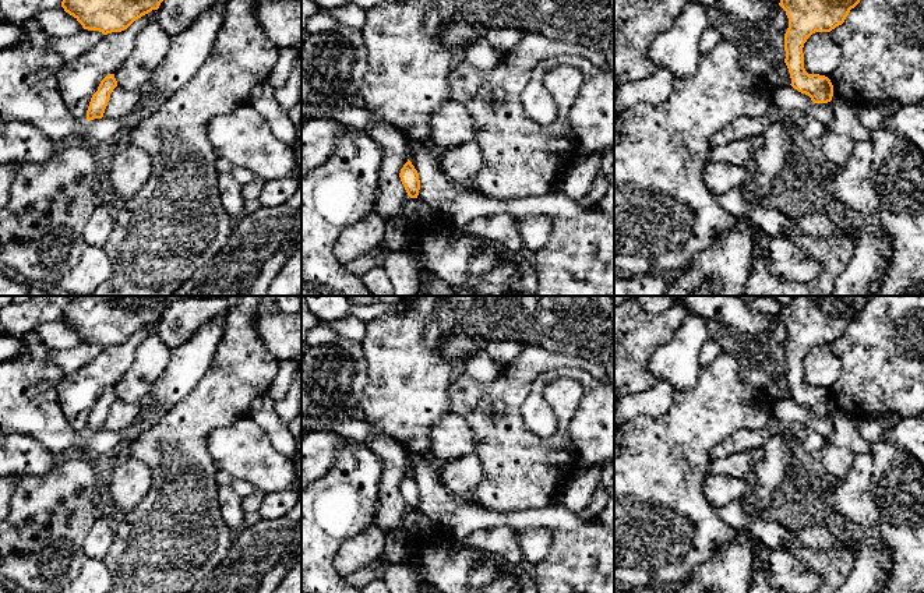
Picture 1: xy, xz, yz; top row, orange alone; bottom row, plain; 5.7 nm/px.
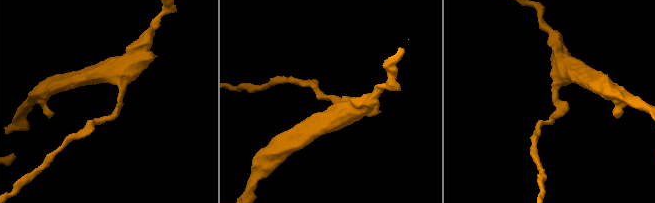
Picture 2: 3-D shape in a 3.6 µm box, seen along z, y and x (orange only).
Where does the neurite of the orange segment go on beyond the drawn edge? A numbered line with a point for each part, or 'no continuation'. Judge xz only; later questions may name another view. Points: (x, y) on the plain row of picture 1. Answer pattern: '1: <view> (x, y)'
no continuation

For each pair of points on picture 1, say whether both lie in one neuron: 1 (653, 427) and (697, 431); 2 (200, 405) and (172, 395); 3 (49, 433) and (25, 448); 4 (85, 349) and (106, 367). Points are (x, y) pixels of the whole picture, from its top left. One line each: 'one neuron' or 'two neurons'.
1: one neuron
2: two neurons
3: two neurons
4: two neurons

